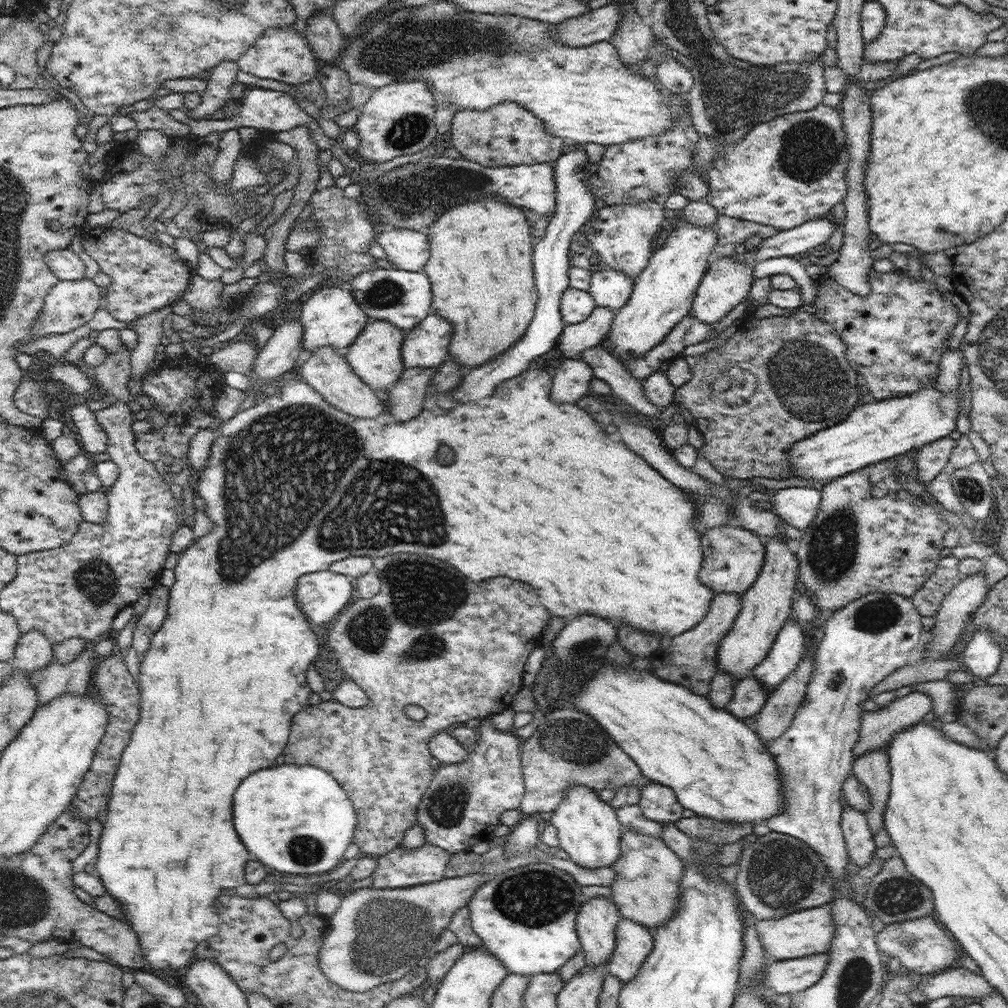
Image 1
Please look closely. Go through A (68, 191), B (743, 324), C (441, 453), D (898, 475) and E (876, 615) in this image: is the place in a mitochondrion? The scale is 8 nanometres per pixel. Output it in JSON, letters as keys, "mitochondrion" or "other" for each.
{"A":"other","B":"other","C":"mitochondrion","D":"other","E":"mitochondrion"}

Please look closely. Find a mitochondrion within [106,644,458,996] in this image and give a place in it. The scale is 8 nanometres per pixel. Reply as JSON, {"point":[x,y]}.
{"point":[381,934]}

